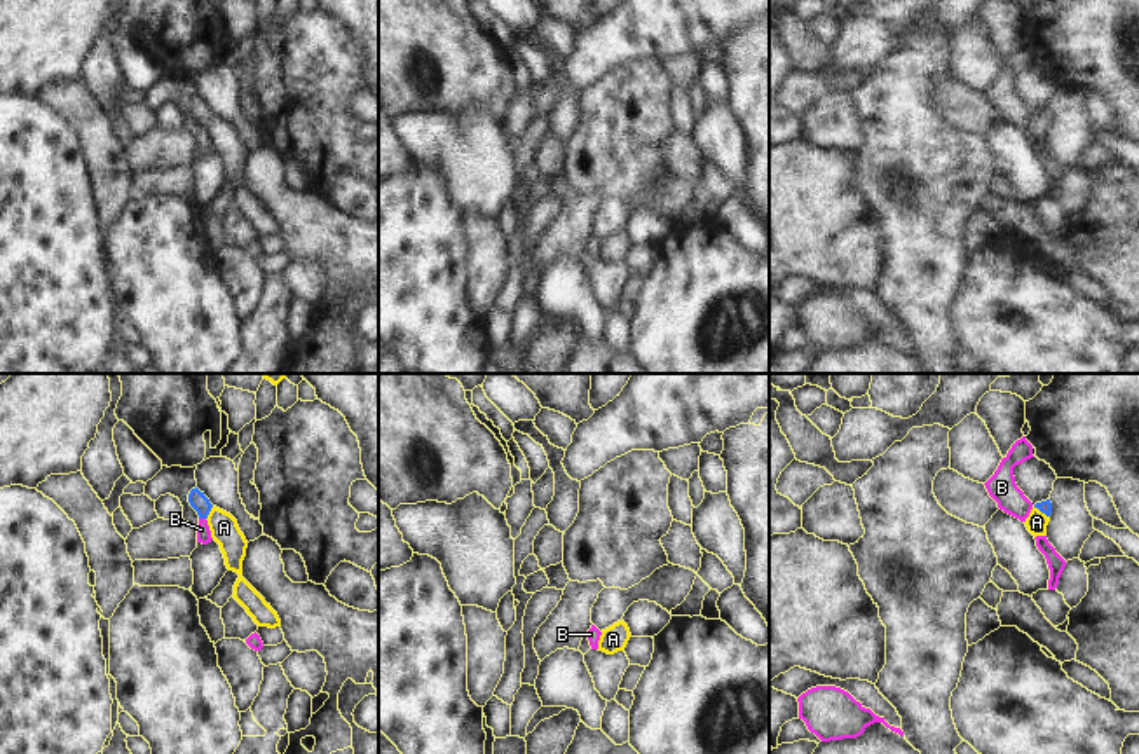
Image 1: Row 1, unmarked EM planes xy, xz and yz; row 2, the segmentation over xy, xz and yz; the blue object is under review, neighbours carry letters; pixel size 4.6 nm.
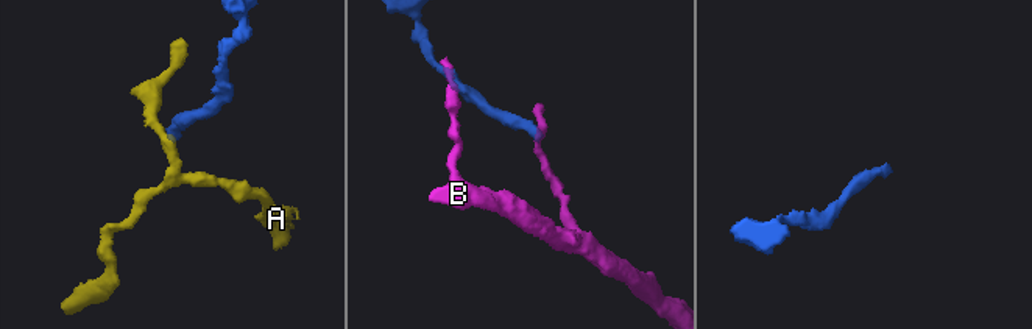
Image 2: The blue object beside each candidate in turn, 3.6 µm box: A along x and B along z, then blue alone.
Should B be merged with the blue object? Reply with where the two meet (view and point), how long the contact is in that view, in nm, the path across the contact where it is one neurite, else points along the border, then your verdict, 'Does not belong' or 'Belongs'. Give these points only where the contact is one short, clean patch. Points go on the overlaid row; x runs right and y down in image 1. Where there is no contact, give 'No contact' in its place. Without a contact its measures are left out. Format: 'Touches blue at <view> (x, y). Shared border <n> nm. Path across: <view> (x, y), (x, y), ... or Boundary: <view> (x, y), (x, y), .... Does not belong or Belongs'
Touches blue at xy (203, 517). Shared border 30 nm. Boundary: xy (199, 517), (204, 519). Does not belong

